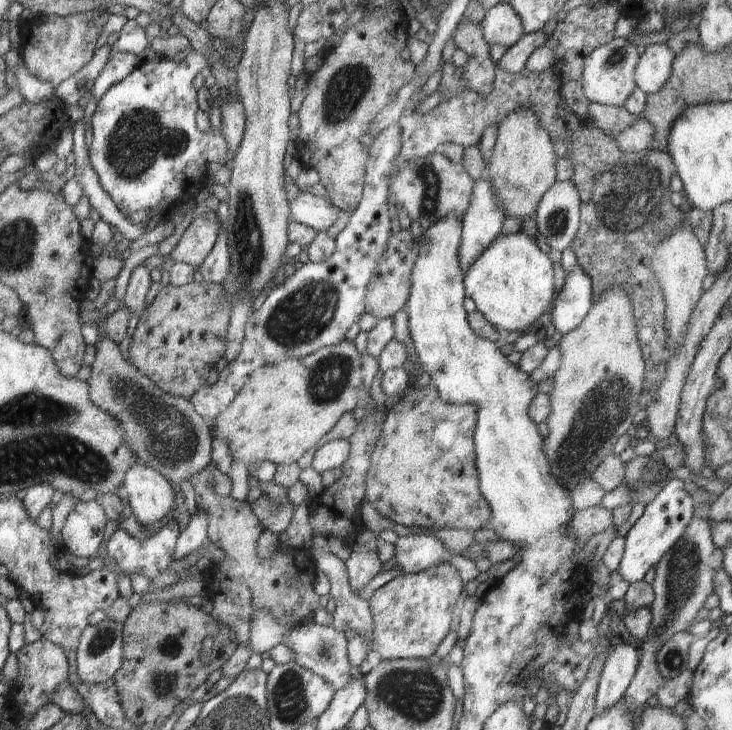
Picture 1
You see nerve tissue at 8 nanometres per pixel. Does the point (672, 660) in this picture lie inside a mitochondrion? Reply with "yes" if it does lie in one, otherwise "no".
yes

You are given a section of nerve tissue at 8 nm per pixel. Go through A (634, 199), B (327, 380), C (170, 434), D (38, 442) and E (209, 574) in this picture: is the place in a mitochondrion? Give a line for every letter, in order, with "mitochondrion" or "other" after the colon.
A: mitochondrion
B: mitochondrion
C: mitochondrion
D: mitochondrion
E: other

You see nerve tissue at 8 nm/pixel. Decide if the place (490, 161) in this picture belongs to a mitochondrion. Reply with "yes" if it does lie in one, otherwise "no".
no

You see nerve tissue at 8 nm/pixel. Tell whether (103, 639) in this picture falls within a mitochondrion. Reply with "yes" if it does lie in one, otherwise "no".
yes

